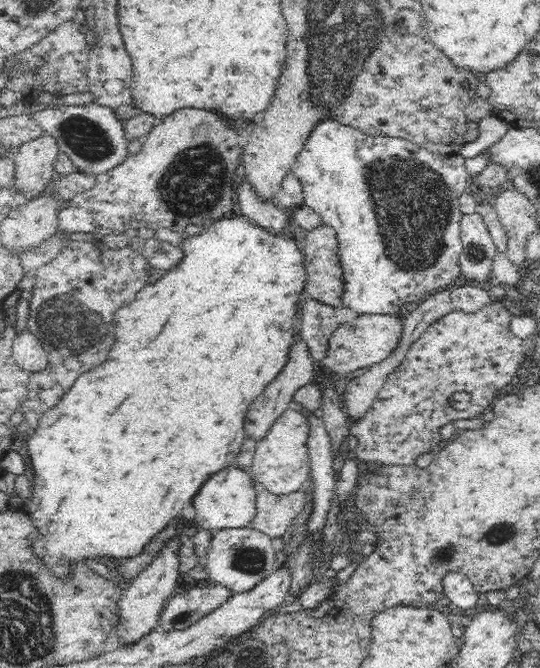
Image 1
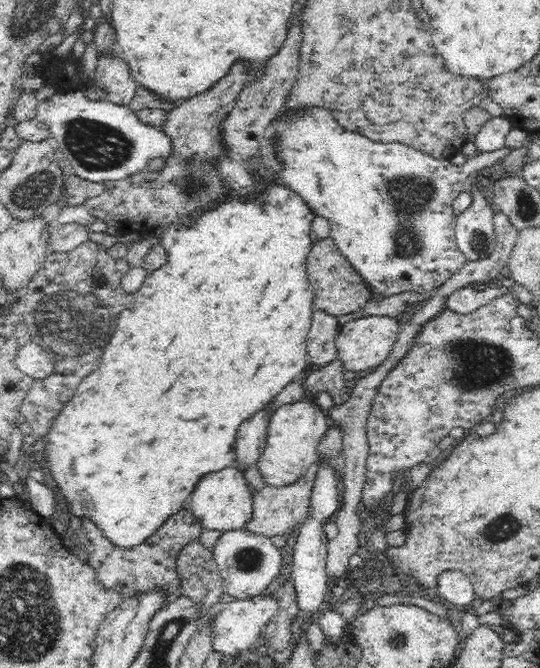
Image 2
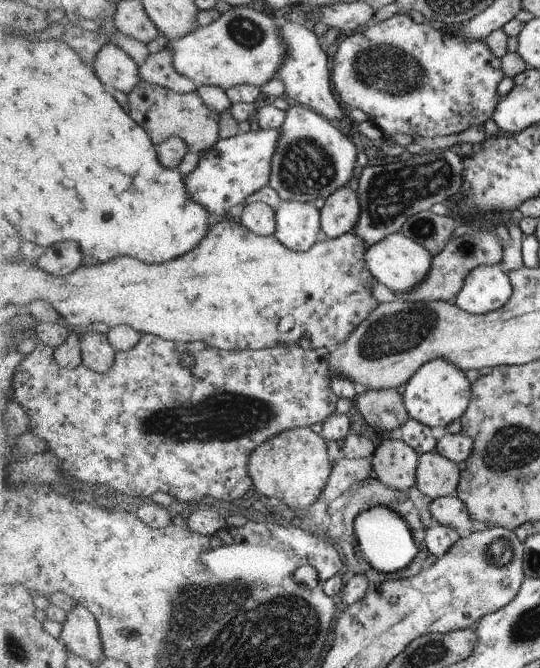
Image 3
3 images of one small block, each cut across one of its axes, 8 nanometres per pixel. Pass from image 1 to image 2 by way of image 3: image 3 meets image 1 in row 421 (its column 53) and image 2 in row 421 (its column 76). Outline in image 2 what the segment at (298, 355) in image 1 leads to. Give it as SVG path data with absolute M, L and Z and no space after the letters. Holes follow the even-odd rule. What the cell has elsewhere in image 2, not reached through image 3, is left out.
M268 404L262 410L254 412L254 416L244 420L238 428L238 438L234 448L238 452L239 462L242 462L241 470L247 467L246 464L254 465L266 448L270 418L274 414L272 406L274 404Z

